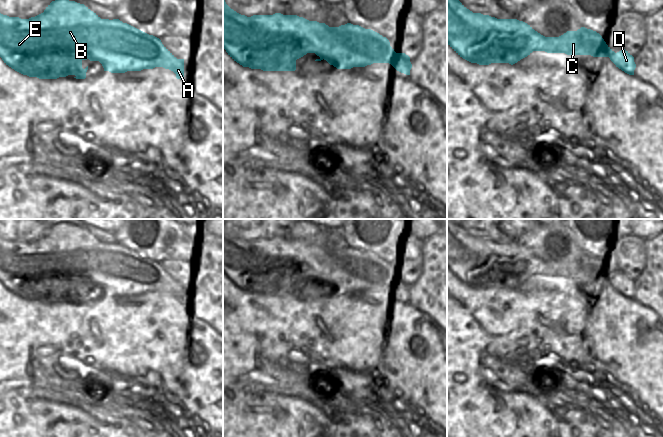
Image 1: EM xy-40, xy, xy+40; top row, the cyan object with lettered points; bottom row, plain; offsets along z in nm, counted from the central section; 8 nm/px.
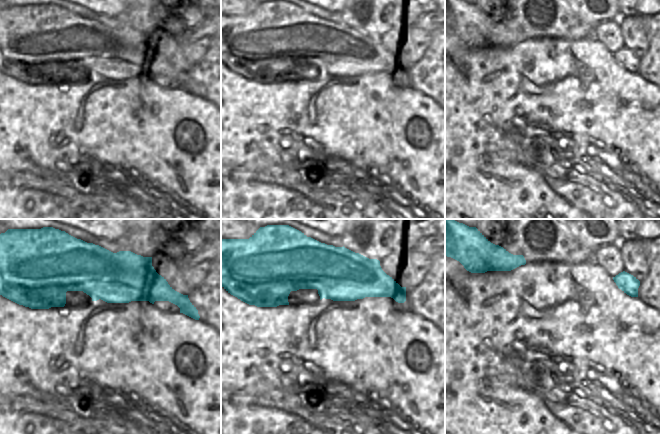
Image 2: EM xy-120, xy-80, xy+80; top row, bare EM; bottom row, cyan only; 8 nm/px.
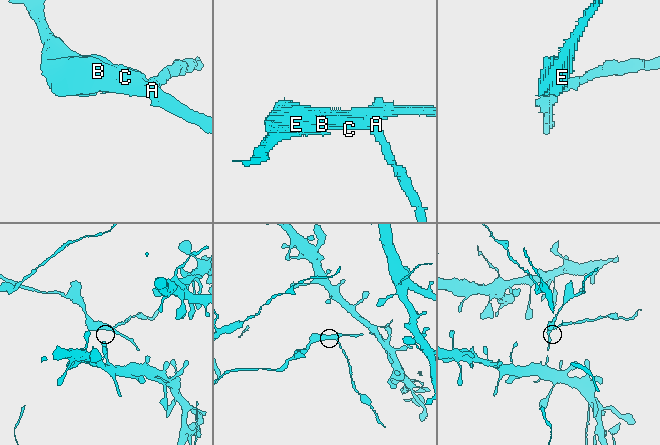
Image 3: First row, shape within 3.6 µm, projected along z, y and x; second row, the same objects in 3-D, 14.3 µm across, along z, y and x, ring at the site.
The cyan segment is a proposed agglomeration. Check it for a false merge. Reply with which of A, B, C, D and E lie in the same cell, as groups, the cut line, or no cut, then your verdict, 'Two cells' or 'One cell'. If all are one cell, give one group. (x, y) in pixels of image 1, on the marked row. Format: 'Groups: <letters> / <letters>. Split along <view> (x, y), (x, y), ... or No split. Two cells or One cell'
Groups: A B C E / D. Split along xy (396, 53), (396, 62), (392, 65). Two cells.

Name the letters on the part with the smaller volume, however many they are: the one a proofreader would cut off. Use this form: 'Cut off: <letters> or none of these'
Cut off: D

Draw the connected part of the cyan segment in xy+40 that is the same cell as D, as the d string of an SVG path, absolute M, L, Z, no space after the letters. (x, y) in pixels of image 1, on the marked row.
M625 49L615 54L613 63L625 73L634 75L634 70L636 68L634 57Z

